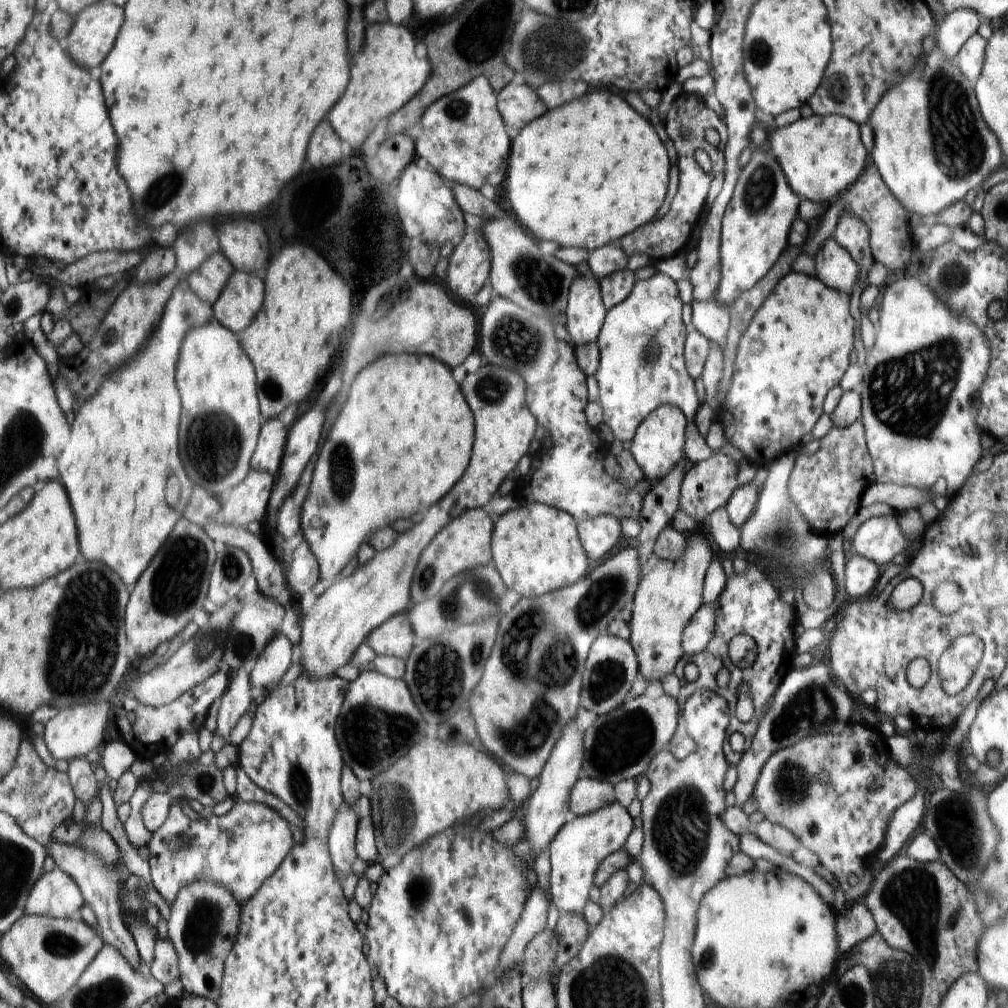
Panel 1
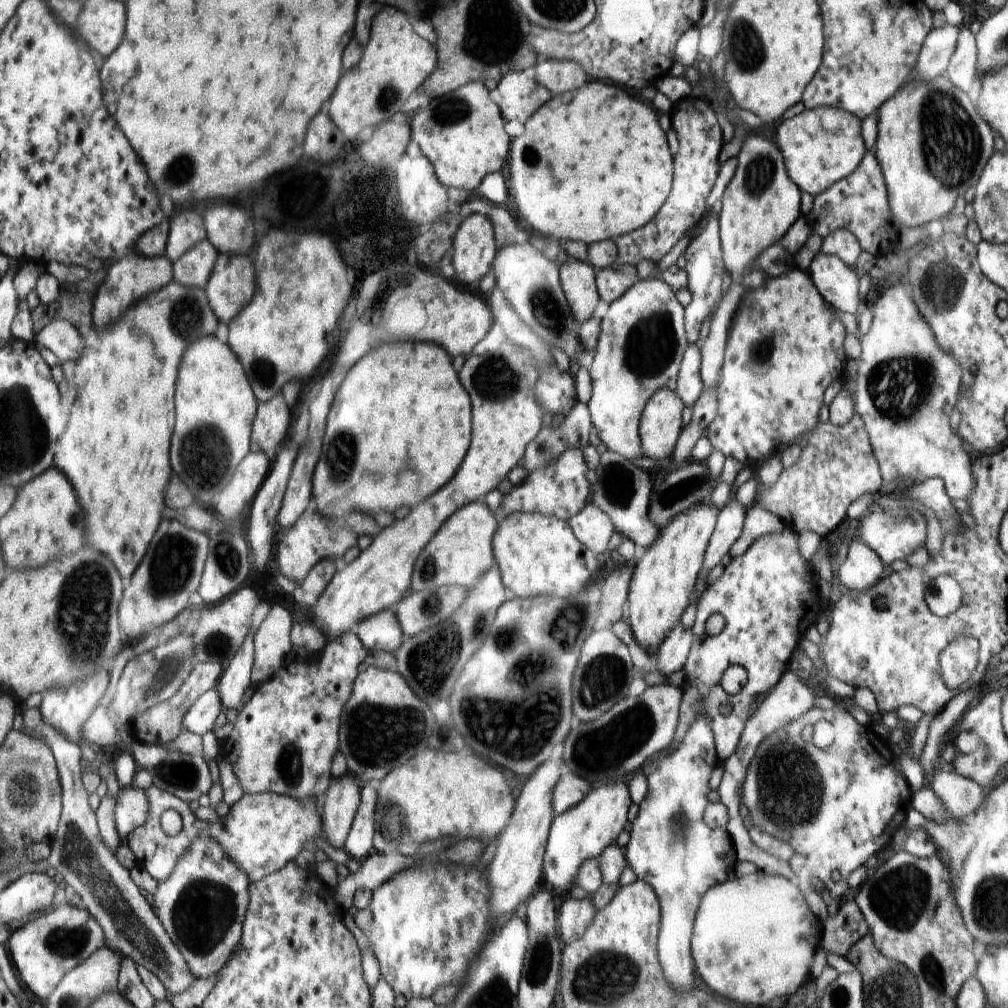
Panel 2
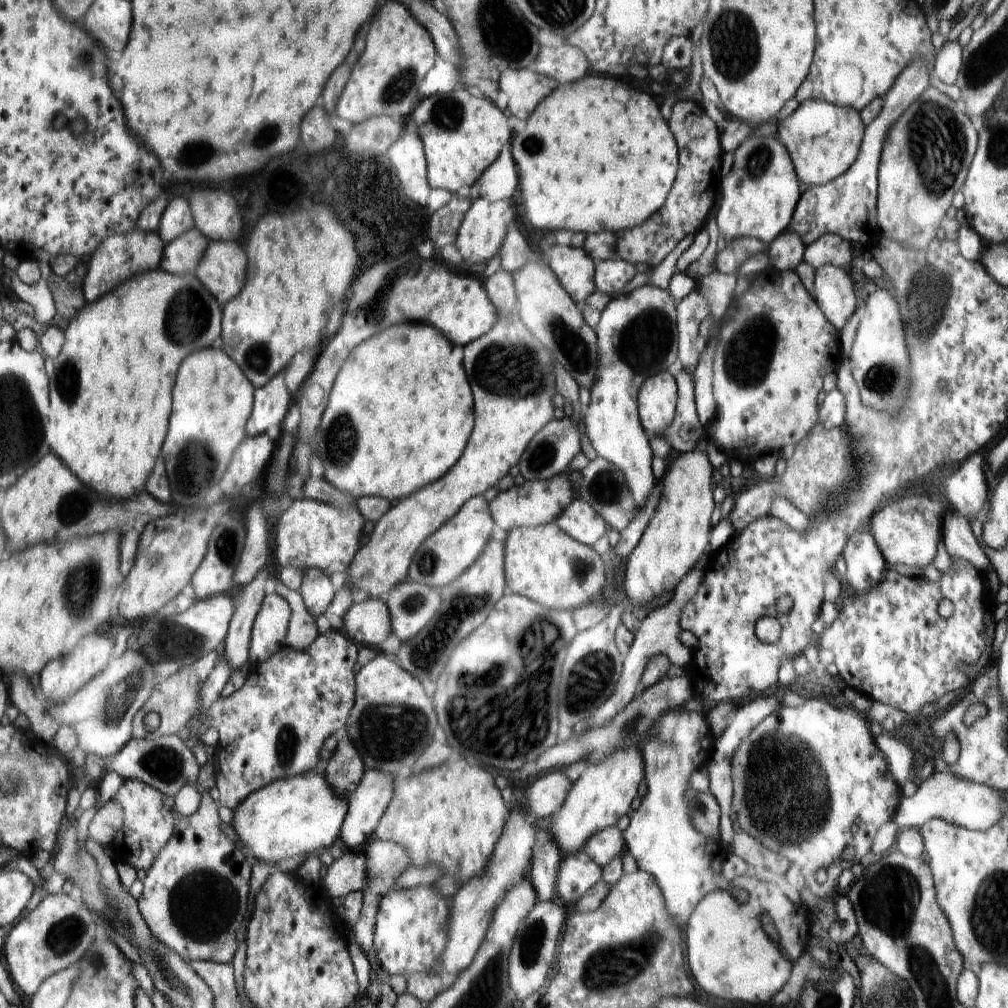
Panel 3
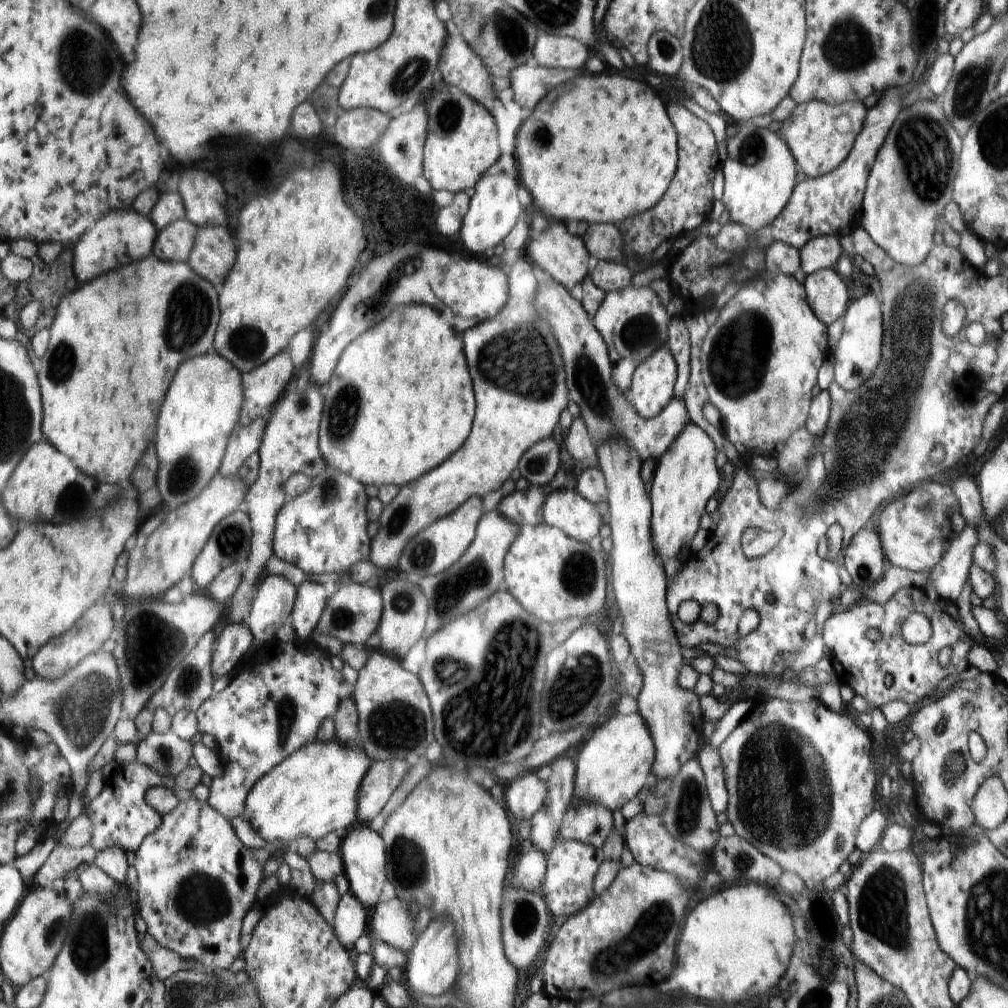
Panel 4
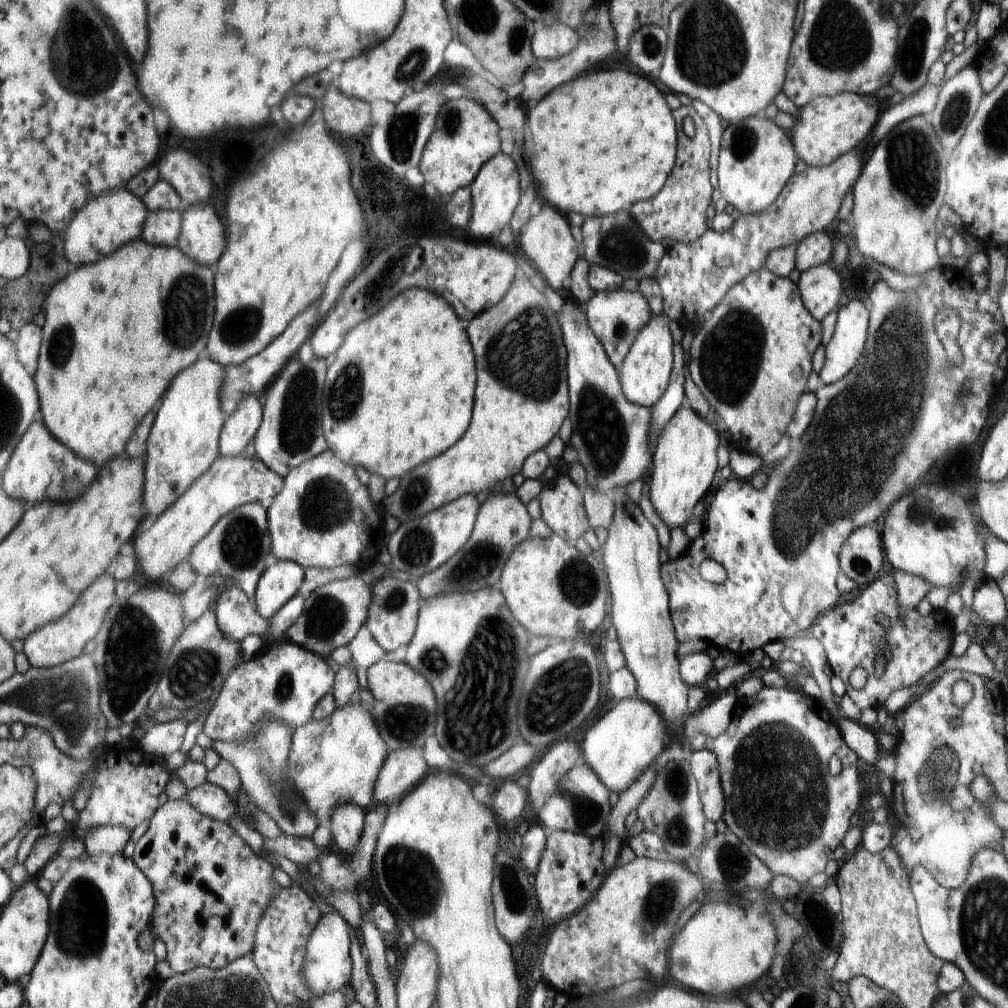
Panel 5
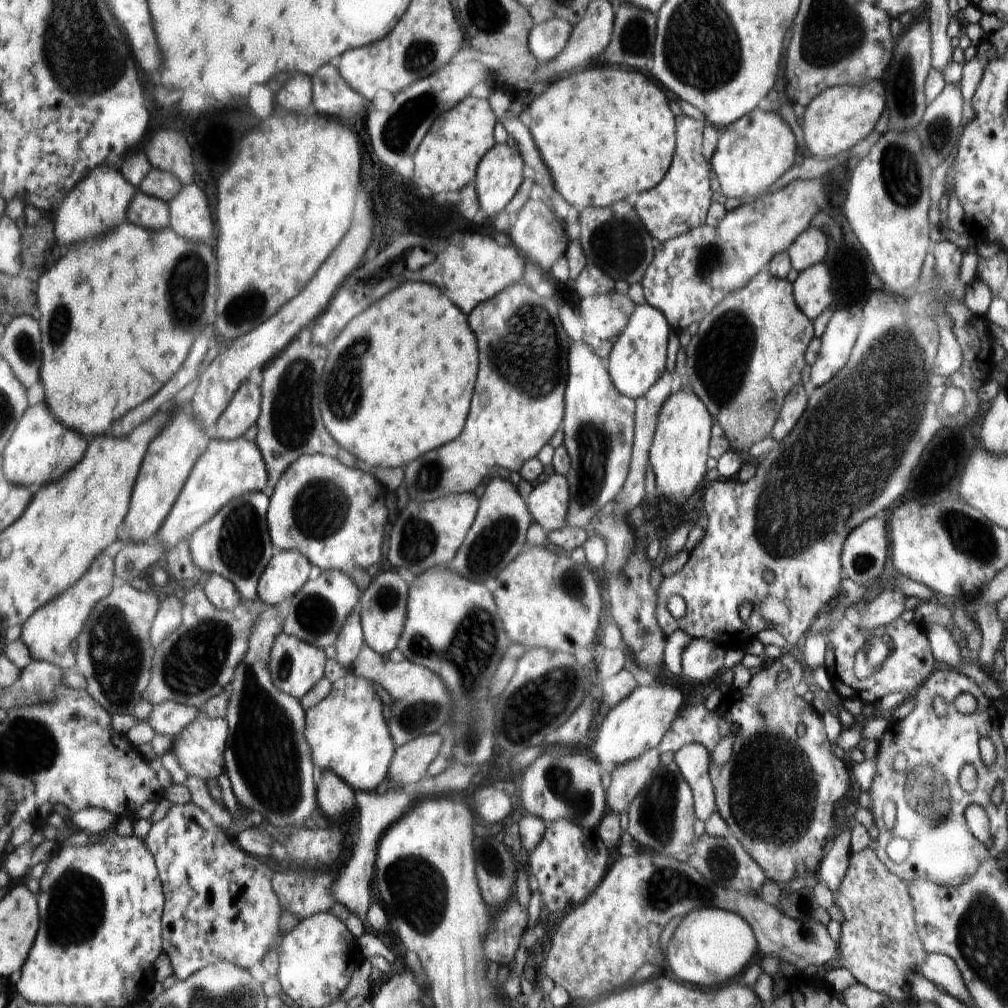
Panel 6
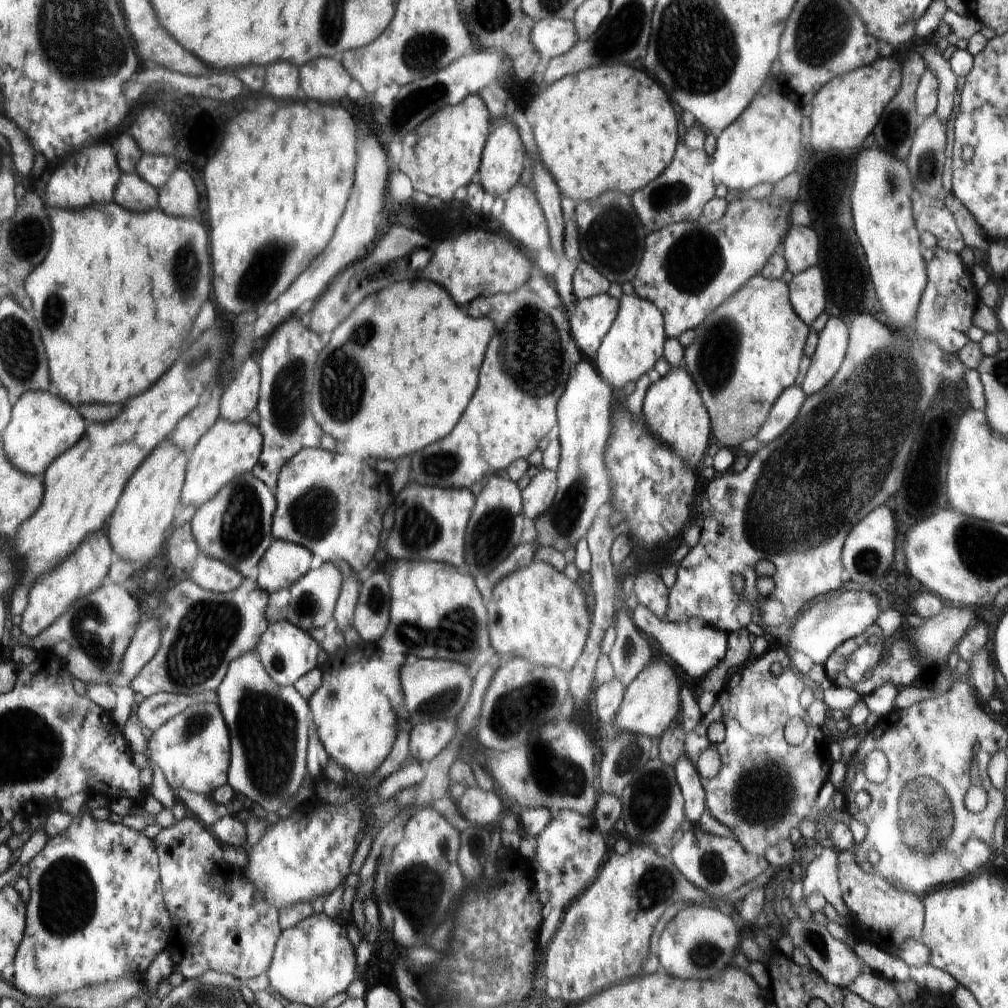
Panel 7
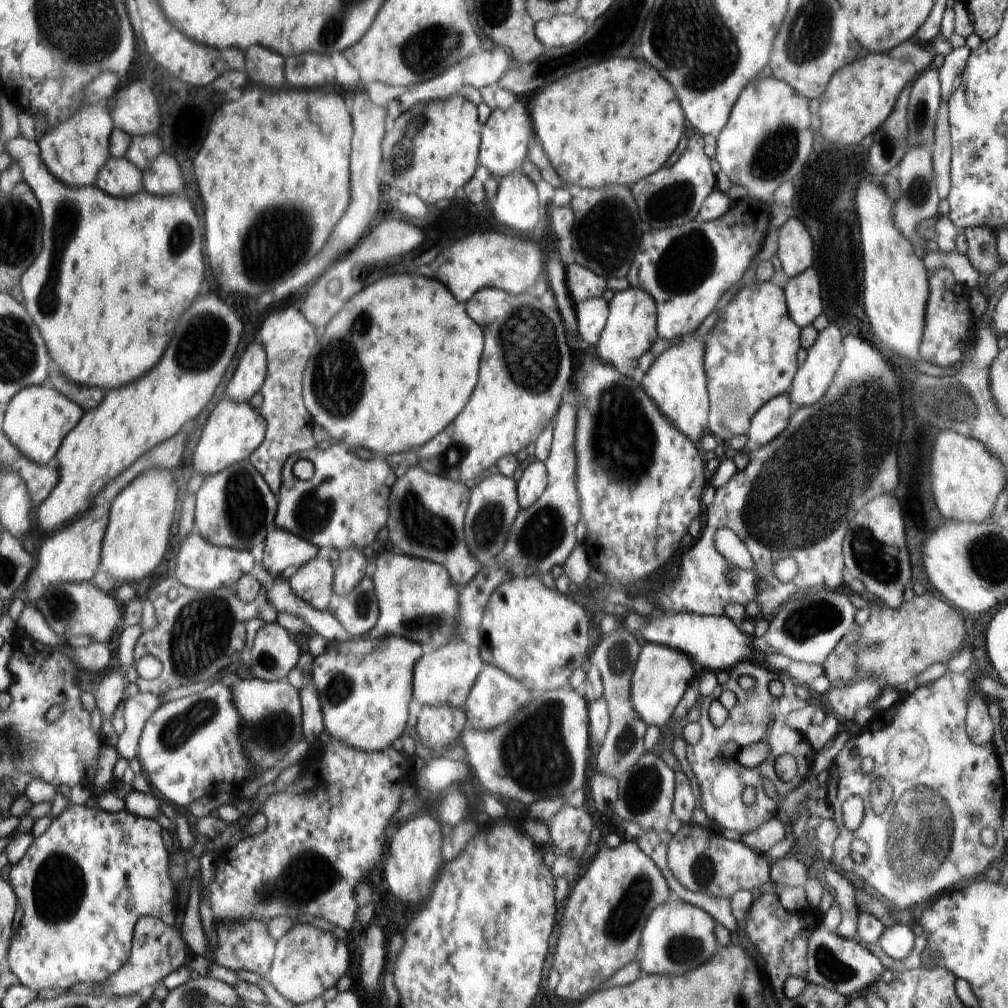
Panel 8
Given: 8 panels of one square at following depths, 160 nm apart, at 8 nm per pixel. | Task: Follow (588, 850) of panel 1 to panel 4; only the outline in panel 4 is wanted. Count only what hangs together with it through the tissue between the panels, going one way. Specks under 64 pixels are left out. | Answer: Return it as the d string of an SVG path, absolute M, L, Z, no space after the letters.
M615 714L610 716L604 725L602 725L594 736L584 744L584 748L578 754L576 760L576 776L575 776L575 794L596 805L605 806L609 811L617 808L621 809L626 802L636 798L642 788L647 787L649 782L646 778L652 774L651 766L654 760L655 746L651 737L646 721L640 714L631 714L623 716Z

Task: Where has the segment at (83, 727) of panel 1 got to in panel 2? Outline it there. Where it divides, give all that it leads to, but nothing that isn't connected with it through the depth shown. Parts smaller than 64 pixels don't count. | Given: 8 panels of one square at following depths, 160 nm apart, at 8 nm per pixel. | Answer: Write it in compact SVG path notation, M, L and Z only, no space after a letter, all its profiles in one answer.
M95 670L92 676L88 676L84 682L80 684L74 684L66 690L66 686L62 690L48 690L44 696L40 705L40 713L42 713L42 720L52 726L54 730L62 732L68 740L74 742L76 745L80 745L80 742L84 744L82 740L82 726L84 722L92 716L94 710L106 700L104 692L106 692L106 686L108 686L108 678L106 678L106 670Z

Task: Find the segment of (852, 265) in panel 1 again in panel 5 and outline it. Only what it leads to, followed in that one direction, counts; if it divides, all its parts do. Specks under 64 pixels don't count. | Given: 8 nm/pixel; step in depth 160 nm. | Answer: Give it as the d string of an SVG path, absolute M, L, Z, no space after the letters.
M828 264L802 272L797 286L804 308L818 323L844 301L841 278Z

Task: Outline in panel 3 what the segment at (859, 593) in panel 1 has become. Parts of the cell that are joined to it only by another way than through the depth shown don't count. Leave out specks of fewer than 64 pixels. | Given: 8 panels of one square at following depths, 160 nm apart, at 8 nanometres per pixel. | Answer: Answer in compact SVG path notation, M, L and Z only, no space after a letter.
M856 530L843 550L848 584L857 591L874 588L885 576L886 561L868 530Z

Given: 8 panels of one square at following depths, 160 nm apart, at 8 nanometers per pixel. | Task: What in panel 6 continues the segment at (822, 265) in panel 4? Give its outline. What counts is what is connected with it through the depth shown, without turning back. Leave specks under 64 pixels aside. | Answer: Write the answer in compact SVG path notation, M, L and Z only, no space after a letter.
M810 226L796 237L788 247L787 253L791 265L798 272L822 263L826 256L826 235L816 227Z

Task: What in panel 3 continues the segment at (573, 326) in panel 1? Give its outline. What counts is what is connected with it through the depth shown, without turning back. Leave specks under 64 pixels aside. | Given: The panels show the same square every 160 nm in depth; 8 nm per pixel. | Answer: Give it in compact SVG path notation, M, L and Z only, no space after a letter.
M559 244L545 247L548 264L569 293L570 298L583 312L587 299L594 294L594 266L584 248L565 247Z

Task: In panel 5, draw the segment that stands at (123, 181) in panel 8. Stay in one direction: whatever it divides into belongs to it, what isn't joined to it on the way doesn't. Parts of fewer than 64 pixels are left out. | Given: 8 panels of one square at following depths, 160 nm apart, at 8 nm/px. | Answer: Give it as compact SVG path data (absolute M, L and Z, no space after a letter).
M147 210L141 238L148 244L177 246L182 224L181 210Z

